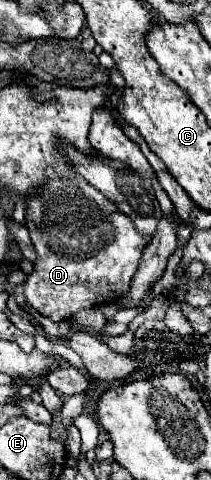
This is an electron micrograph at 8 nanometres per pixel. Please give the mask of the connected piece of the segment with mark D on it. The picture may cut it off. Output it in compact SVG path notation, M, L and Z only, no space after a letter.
M47 168L47 184L27 202L25 226L37 250L37 262L33 266L35 270L25 282L25 296L27 302L43 316L51 318L53 322L61 322L71 318L81 308L95 308L129 292L131 278L141 260L141 250L145 248L145 240L135 230L133 222L83 176L75 174L73 178L63 180L51 168Z

